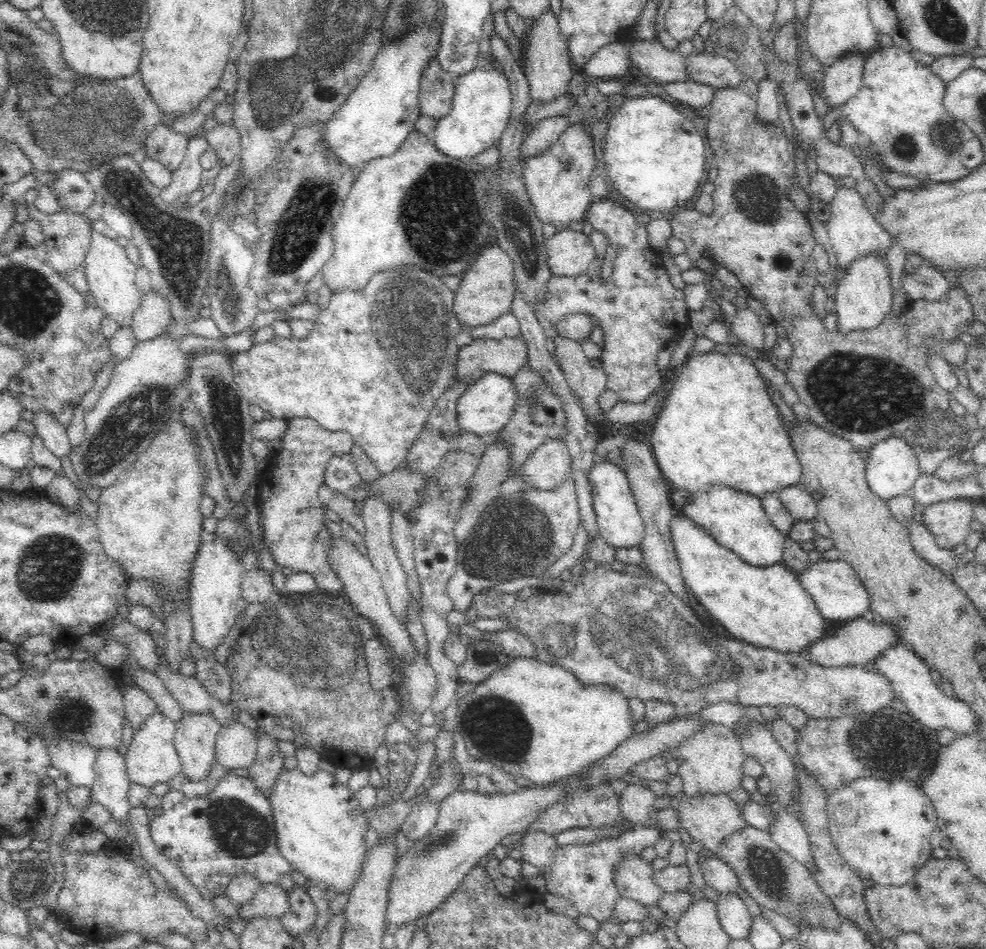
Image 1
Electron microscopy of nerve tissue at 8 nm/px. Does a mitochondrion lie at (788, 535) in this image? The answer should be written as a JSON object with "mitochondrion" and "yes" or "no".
{"mitochondrion":"no"}

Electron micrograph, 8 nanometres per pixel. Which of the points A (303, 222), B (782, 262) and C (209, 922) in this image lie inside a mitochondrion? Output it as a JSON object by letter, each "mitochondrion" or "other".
{"A":"mitochondrion","B":"other","C":"other"}

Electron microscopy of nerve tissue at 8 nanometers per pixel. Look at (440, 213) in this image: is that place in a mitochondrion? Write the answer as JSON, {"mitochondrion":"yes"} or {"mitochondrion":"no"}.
{"mitochondrion":"yes"}

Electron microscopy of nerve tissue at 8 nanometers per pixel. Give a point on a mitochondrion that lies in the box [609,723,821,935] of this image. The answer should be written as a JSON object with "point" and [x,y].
{"point":[770,873]}

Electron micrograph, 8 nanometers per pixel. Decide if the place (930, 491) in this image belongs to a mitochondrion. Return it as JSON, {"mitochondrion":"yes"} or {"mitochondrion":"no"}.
{"mitochondrion":"no"}

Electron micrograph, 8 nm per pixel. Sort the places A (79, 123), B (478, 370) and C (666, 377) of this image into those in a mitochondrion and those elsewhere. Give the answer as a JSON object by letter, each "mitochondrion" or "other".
{"A":"mitochondrion","B":"other","C":"other"}

